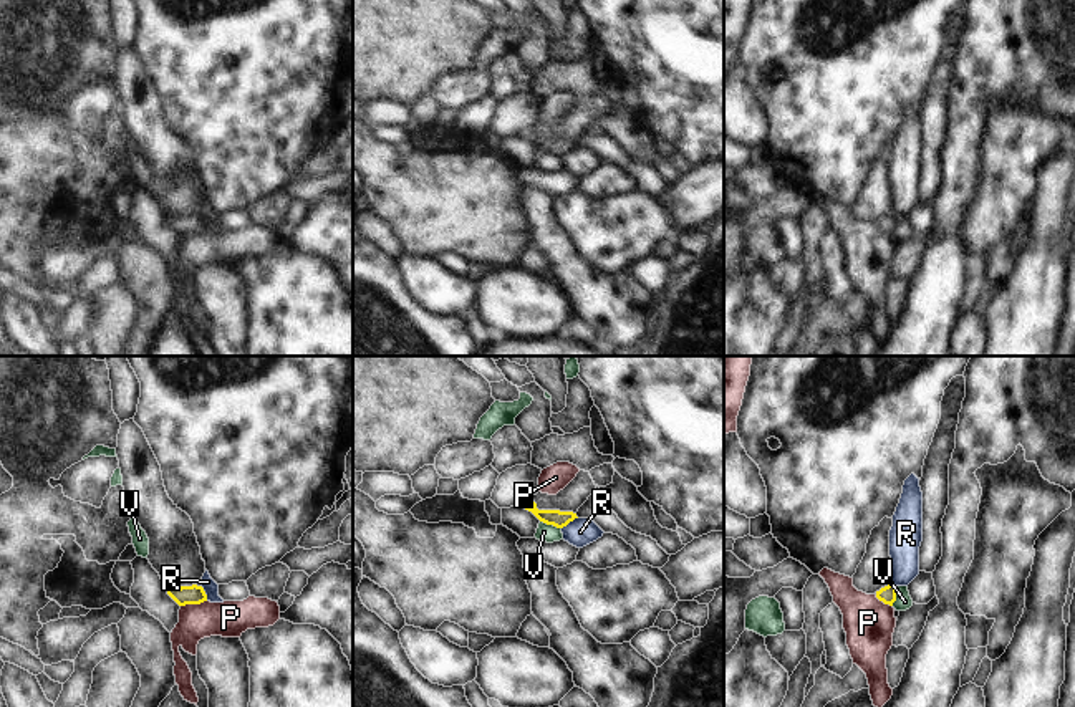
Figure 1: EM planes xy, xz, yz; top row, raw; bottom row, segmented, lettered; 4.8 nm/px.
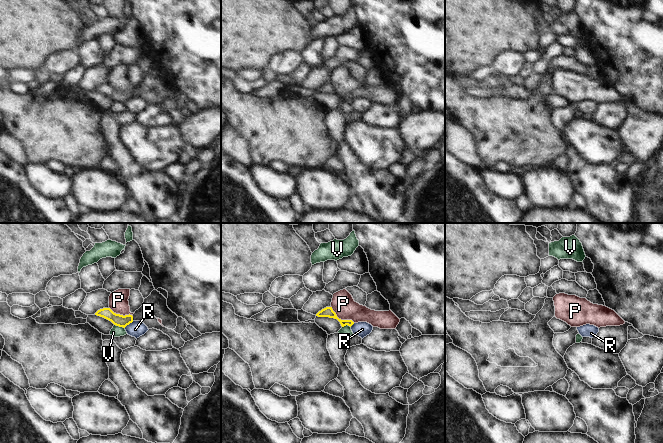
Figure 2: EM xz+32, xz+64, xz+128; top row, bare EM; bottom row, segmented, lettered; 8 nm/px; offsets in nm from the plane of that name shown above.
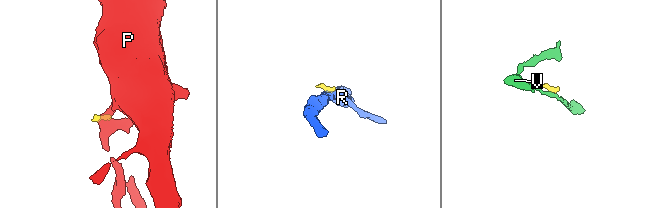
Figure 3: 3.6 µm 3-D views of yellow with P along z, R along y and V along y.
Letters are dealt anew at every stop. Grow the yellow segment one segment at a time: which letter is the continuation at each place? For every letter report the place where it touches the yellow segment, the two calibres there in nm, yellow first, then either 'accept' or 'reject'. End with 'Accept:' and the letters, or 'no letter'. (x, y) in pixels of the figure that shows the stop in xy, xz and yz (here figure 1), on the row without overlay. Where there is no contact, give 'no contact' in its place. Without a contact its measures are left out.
P: meets yellow in xy at (192, 232); 100 nm thick on the yellow side, 180 nm on the other; reject
R: meets yellow in xz at (568, 151); 80 nm thick on the yellow side, 140 nm on the other; reject
V: meets yellow in xz at (550, 153); 80 nm thick on the yellow side, 90 nm on the other; reject
Accept: no letter

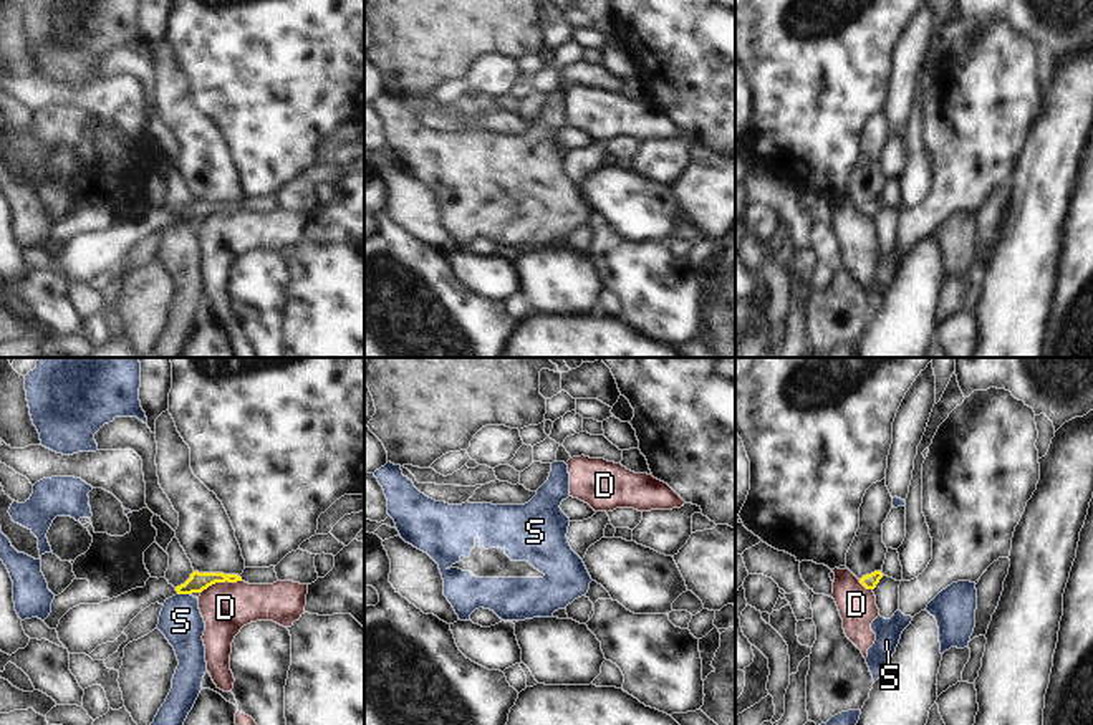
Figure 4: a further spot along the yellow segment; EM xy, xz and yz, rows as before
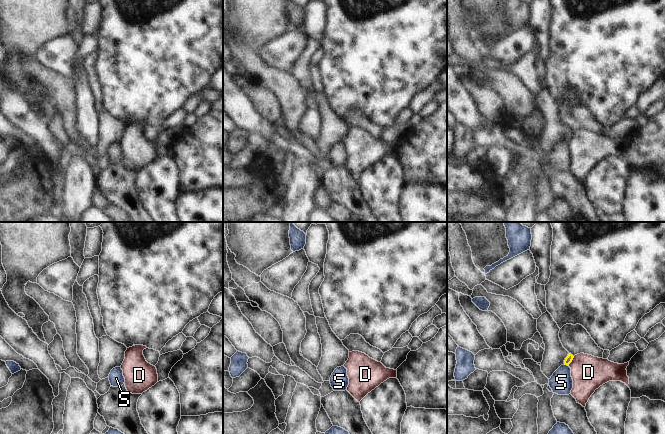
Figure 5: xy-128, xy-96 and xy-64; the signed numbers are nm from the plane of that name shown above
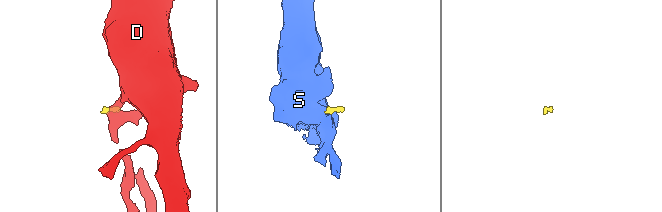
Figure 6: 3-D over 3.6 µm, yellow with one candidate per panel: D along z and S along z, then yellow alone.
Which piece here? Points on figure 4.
D: meets yellow in xy at (221, 211); 90 nm thick on the yellow side, 240 nm on the other; reject
S: meets yellow in xy at (184, 222); 90 nm thick on the yellow side, 200 nm on the other; reject
Accept: no letter

